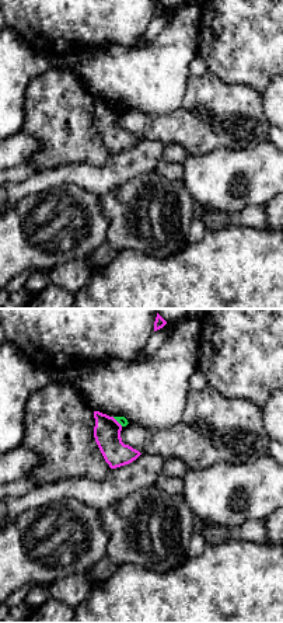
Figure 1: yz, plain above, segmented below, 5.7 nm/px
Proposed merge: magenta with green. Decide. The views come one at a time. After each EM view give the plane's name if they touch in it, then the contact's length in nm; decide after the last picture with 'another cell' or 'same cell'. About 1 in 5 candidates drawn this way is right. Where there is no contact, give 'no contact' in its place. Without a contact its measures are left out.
contact in yz; length 80 nm

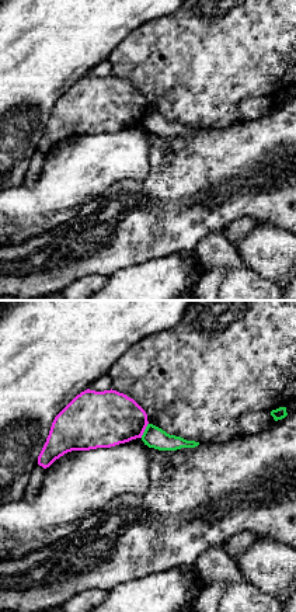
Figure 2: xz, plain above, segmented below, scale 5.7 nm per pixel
contact in xz; length 100 nm

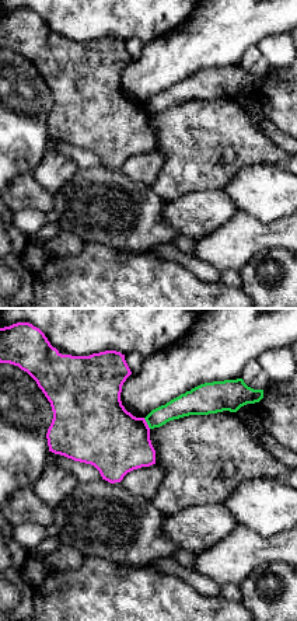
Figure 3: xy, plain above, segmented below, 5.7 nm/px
contact in xy; length 80 nm

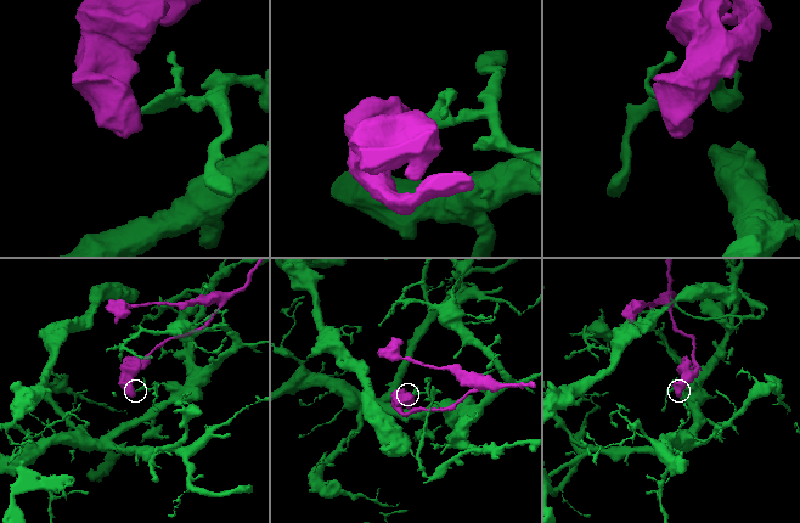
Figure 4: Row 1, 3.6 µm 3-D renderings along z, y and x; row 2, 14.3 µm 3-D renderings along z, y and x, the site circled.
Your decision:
another cell

